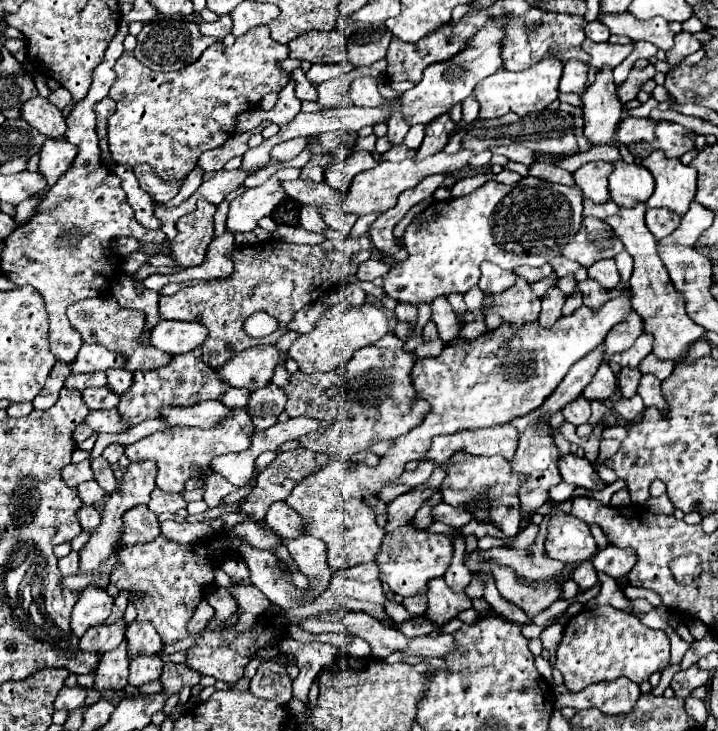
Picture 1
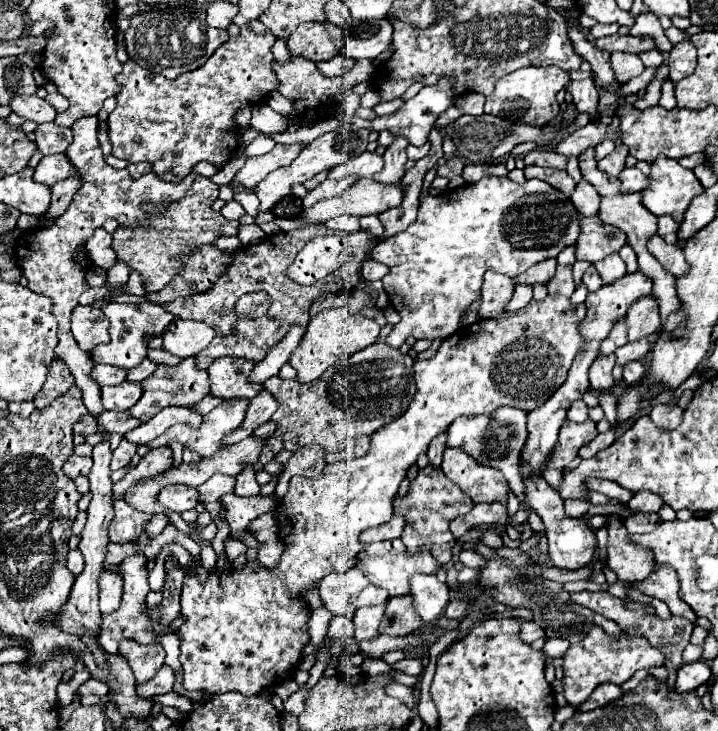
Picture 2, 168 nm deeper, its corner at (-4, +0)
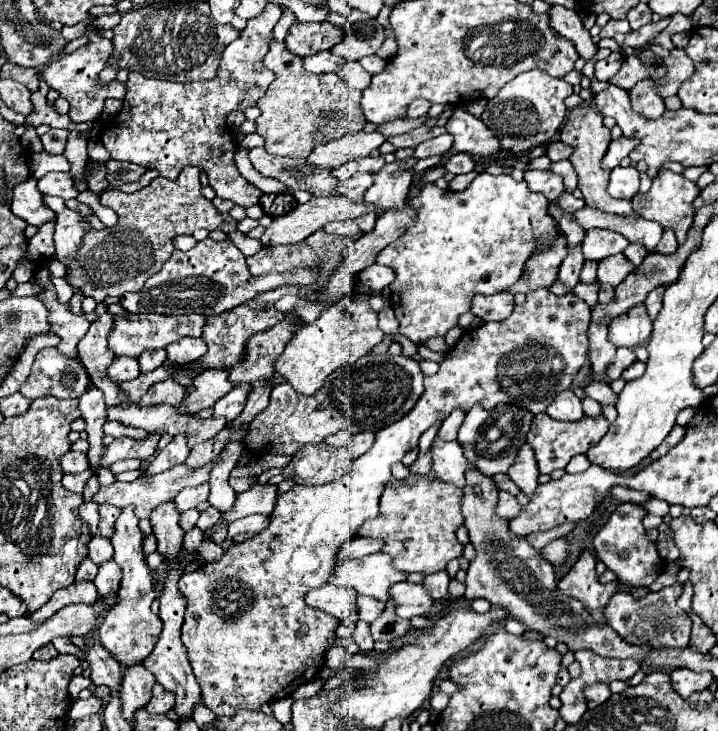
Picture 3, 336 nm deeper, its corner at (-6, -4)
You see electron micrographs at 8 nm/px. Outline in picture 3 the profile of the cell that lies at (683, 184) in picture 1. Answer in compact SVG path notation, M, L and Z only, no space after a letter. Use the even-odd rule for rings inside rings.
M659 170L657 178L653 180L651 188L647 194L637 194L633 198L633 208L635 212L641 216L641 218L647 218L647 220L655 220L659 222L663 228L673 228L679 244L683 244L685 236L687 236L687 230L693 222L693 212L691 212L691 204L695 200L695 196L699 196L701 188L687 180L683 174L675 174L671 170Z

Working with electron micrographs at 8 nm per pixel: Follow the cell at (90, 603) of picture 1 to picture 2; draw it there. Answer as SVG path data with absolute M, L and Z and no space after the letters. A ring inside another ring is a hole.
M105 570L97 584L99 584L99 608L101 608L101 614L117 610L119 602L121 602L121 576L117 572Z

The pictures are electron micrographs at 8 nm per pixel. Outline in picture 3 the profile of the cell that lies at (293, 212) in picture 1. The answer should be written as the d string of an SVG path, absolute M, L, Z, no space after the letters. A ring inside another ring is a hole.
M263 194L259 200L259 206L267 216L275 218L291 212L297 206L297 200L291 194Z

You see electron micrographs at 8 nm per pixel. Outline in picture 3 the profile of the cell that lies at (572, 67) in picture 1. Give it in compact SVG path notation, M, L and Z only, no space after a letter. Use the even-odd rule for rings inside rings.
M581 104L577 108L573 108L569 112L567 122L563 124L561 132L559 132L559 140L567 142L575 148L571 162L575 166L575 172L579 174L579 190L583 192L583 198L587 202L587 206L597 208L601 212L607 214L615 214L615 216L637 216L631 208L631 200L615 200L607 194L607 184L609 184L609 170L603 170L599 166L599 160L603 158L603 152L607 152L607 146L611 142L611 134L609 128L603 126L603 116L591 106L591 104Z

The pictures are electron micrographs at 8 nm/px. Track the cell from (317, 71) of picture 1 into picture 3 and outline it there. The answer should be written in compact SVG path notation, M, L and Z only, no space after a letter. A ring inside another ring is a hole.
M319 52L303 58L303 64L305 70L311 74L327 74L327 72L337 72L341 68L341 58L333 56L331 52Z

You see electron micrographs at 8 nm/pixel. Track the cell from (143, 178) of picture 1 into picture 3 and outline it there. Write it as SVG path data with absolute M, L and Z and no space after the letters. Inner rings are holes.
M109 160L109 162L107 162L107 170L109 170L107 180L111 180L113 186L137 182L137 180L147 172L145 166L135 166L135 164L117 162L117 160Z

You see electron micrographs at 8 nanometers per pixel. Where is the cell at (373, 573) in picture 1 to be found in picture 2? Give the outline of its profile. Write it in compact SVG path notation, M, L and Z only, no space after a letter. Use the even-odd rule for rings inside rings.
M351 568L345 574L329 574L319 582L319 596L323 600L323 606L333 614L345 614L345 608L349 606L349 598L355 592L361 592L369 586L369 580L363 572L357 568Z

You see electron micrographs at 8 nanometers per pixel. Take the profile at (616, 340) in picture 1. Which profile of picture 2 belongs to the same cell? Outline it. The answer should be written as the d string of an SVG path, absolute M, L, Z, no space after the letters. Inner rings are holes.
M653 294L637 300L629 308L625 322L629 326L629 342L653 336L661 328L661 316L657 312L657 300L653 300Z

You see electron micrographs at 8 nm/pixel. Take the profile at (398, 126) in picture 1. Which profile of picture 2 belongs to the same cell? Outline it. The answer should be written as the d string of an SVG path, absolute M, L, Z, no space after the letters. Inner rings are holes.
M395 136L395 142L385 150L383 158L385 158L385 168L381 172L377 172L377 176L373 176L377 182L381 184L395 184L401 182L401 178L405 176L405 162L407 162L407 140L403 136Z

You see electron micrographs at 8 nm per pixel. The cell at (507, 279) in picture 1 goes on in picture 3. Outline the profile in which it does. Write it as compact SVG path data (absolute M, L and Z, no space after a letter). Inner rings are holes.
M497 292L497 294L491 294L491 296L477 294L477 296L473 298L471 312L473 312L477 318L481 318L483 322L489 322L489 320L501 322L501 320L505 320L507 316L511 316L513 308L515 308L513 294L511 294L511 292Z

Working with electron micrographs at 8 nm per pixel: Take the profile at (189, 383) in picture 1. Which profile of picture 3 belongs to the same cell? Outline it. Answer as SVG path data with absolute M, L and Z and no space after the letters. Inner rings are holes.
M167 378L163 382L157 382L149 388L147 396L139 402L139 406L159 406L159 404L171 404L181 406L187 398L187 388L177 384L173 378Z

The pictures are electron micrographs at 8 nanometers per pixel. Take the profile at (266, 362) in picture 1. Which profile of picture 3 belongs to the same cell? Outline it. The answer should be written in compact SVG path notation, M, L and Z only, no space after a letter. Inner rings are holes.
M207 370L193 378L193 390L189 388L187 404L179 406L179 412L199 412L211 408L219 398L223 398L235 384L229 380L227 370Z

